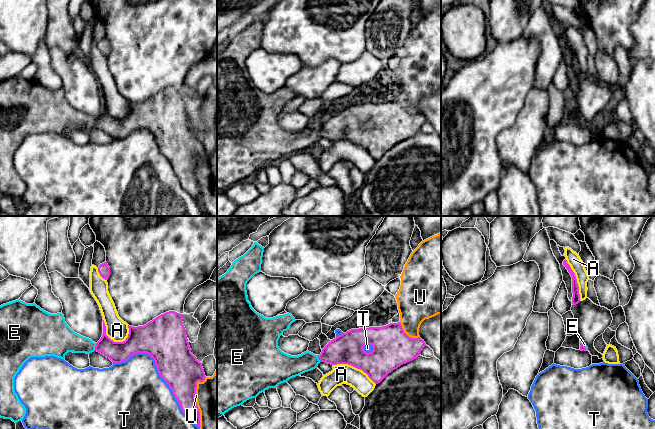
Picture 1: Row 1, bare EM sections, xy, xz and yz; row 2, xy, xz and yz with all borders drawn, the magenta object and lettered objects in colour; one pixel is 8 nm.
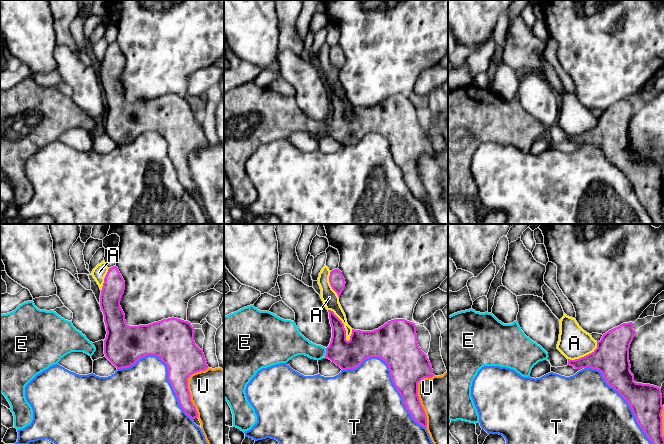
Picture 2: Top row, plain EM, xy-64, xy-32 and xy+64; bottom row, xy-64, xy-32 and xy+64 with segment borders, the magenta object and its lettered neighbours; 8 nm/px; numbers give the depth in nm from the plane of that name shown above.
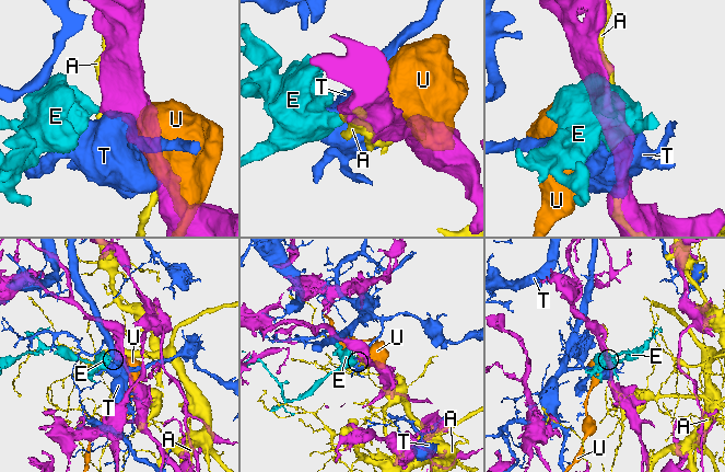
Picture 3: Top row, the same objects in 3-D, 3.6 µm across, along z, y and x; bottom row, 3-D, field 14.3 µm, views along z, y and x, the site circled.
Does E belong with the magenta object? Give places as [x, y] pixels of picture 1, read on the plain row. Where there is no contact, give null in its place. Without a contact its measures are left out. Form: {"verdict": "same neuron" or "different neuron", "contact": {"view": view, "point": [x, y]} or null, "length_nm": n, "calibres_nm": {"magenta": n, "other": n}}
{"verdict": "same neuron", "contact": {"view": "xy", "point": [95, 123]}, "length_nm": 70, "calibres_nm": {"magenta": 170, "other": 200}}

